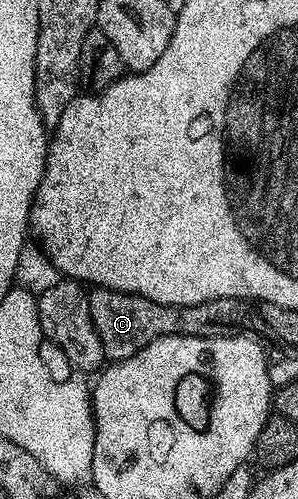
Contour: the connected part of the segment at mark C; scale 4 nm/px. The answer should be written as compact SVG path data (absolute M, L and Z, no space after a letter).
M98 286L90 289L87 297L89 314L101 338L103 355L108 361L124 360L141 350L150 340L162 336L245 336L258 337L264 331L262 320L246 303L237 298L213 298L209 302L190 304L184 308L174 304L158 304L144 296L128 292L114 292Z

